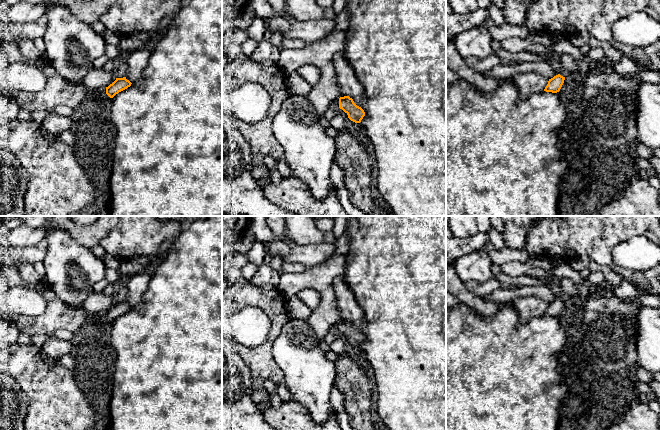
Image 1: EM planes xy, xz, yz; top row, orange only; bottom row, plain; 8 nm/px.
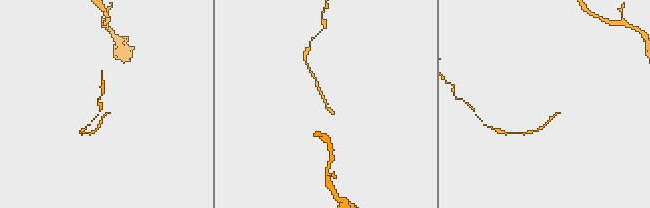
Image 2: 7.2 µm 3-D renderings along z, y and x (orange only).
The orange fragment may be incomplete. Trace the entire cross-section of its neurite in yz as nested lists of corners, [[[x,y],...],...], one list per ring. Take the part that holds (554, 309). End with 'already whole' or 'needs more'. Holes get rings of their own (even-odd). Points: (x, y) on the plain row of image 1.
[[[560,298],[554,300],[553,302],[549,303],[547,310],[545,311],[544,315],[557,317],[560,315],[565,301],[561,300]]]; already whole

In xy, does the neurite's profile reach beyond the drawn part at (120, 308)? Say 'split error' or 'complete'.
complete

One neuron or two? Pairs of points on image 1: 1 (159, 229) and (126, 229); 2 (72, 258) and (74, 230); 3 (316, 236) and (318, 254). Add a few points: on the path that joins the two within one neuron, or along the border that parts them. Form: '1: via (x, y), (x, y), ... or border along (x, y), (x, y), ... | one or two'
1: via (151, 229), (134, 229) | one
2: border along (52, 229), (64, 229), (76, 242), (90, 249) | two
3: border along (334, 242), (296, 244) | two

